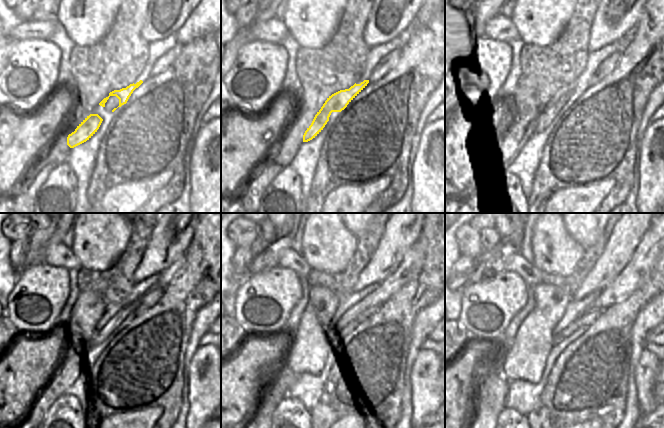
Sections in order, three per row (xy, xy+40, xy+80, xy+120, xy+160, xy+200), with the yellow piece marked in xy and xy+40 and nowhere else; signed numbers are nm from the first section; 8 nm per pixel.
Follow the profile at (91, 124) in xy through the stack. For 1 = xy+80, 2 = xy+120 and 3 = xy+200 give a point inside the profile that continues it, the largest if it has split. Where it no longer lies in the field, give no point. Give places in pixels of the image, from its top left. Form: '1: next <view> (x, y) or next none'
1: next xy+80 (562, 100)
2: next xy+120 (126, 315)
3: next xy+200 (648, 250)

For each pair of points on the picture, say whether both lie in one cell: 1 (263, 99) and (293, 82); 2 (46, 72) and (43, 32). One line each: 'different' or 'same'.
1: different
2: different

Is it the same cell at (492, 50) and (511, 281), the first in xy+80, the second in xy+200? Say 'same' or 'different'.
same

